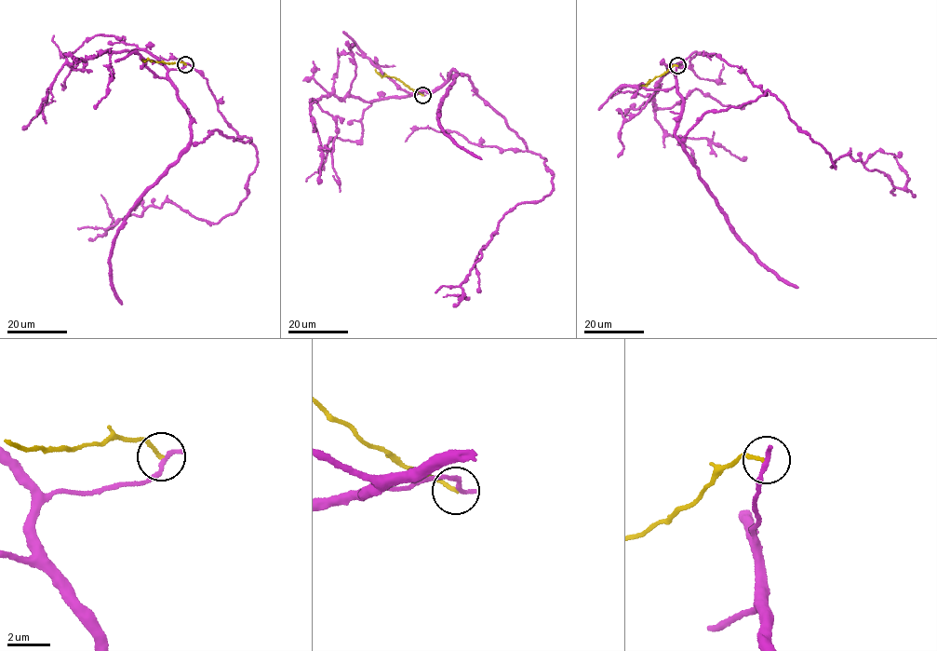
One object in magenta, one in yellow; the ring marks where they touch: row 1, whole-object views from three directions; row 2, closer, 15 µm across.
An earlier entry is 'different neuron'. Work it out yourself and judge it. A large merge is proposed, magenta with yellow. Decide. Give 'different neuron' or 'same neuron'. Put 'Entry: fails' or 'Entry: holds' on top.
Entry: holds
different neuron

